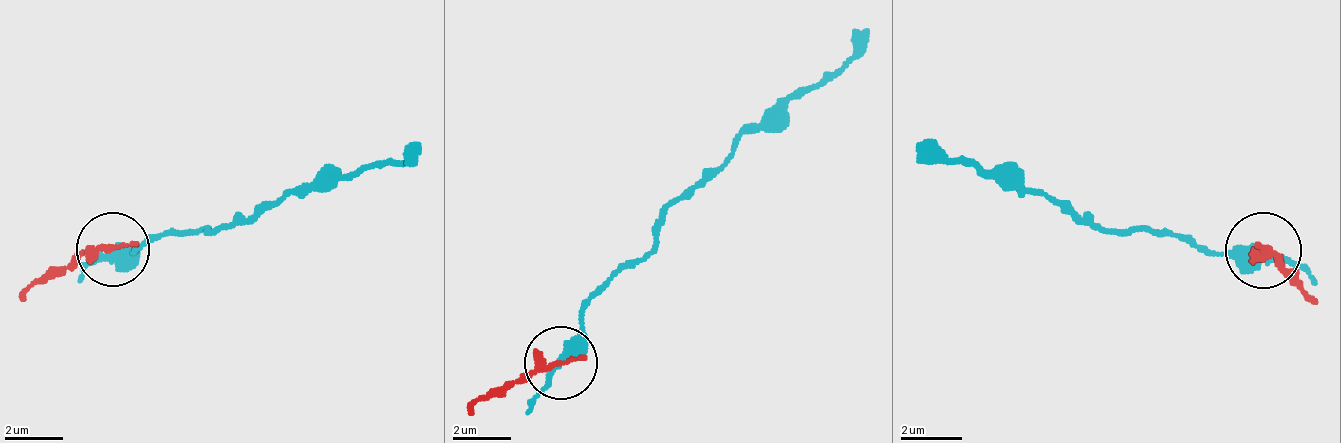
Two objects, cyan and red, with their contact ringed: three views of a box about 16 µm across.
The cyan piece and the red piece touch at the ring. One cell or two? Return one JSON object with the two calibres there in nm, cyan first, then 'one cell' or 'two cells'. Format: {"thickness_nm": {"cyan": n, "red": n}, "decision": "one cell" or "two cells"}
{"thickness_nm": {"cyan": 420, "red": 320}, "decision": "one cell"}

